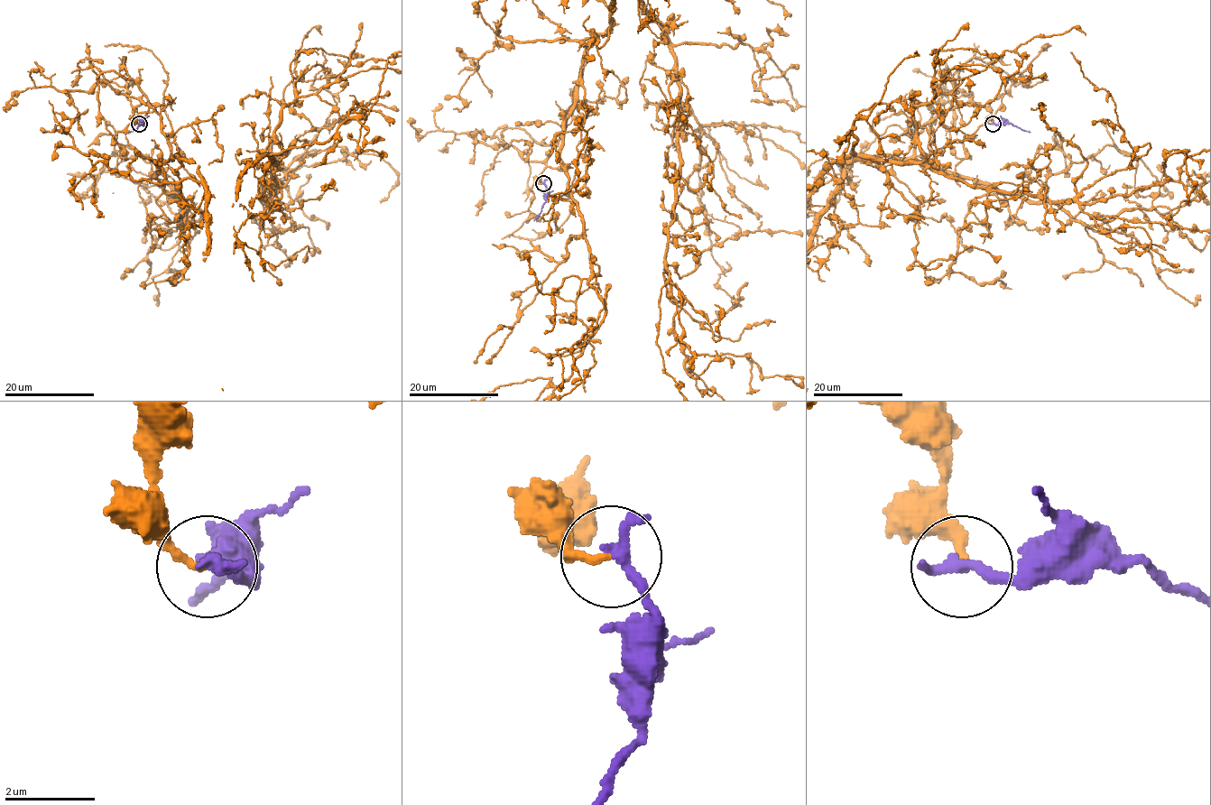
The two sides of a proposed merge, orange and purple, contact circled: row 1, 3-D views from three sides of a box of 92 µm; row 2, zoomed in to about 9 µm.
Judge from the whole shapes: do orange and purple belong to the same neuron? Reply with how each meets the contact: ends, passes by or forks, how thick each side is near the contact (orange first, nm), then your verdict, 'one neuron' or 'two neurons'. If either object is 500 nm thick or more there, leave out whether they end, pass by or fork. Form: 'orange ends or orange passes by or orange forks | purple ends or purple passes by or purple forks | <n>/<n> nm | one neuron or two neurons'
orange ends | purple ends | 150/320 nm | two neurons

